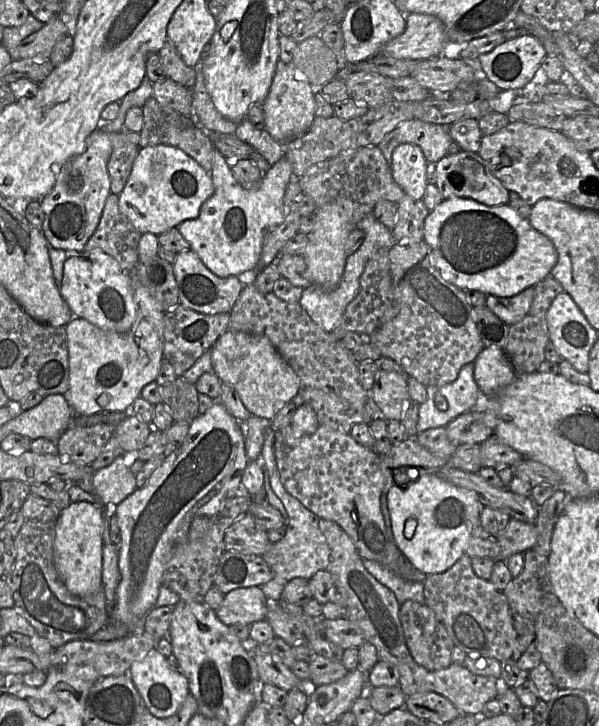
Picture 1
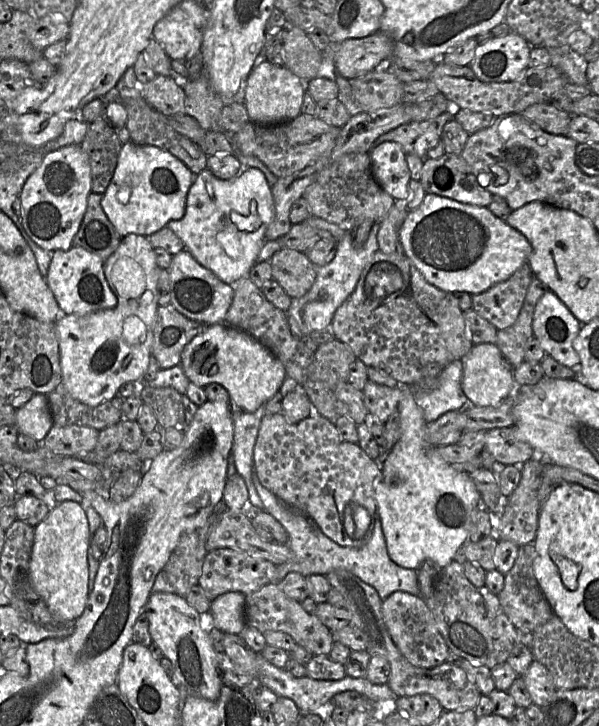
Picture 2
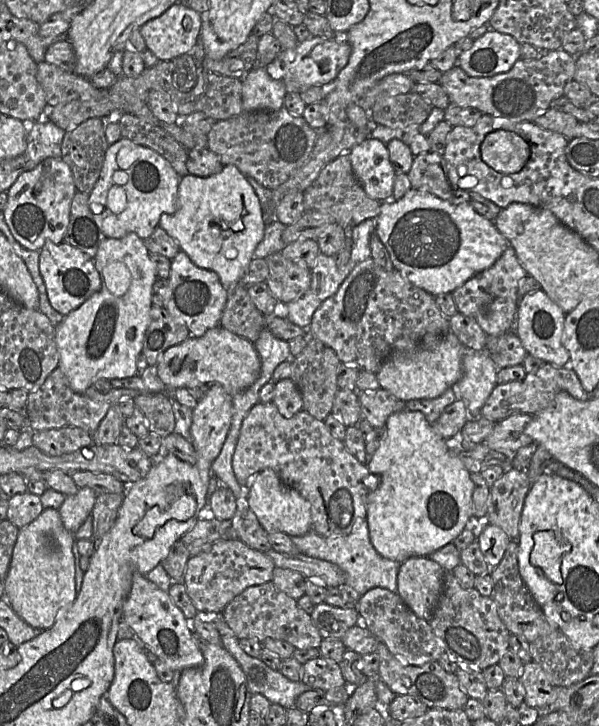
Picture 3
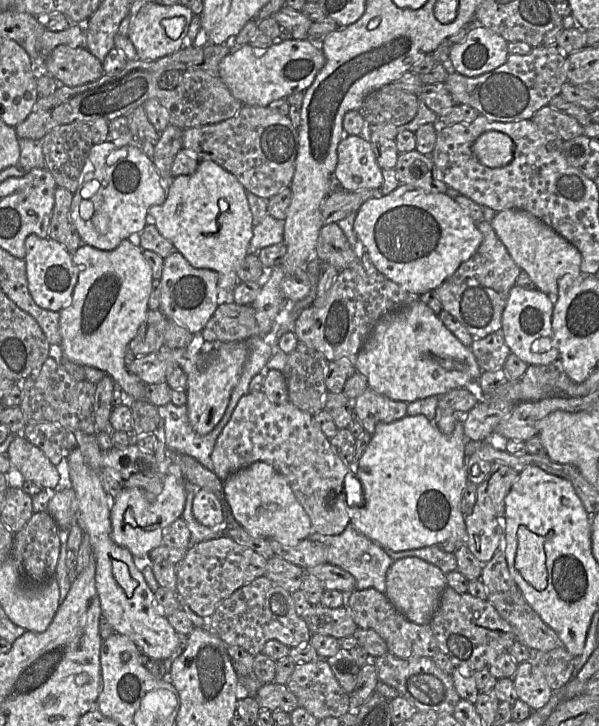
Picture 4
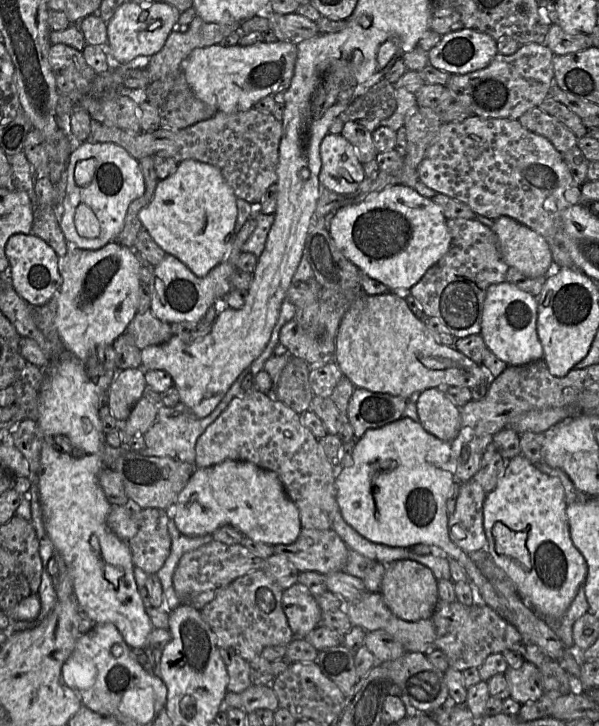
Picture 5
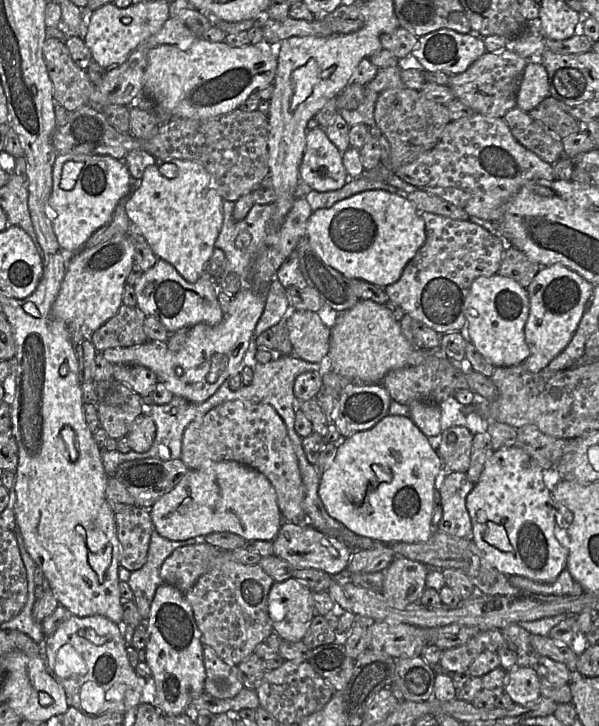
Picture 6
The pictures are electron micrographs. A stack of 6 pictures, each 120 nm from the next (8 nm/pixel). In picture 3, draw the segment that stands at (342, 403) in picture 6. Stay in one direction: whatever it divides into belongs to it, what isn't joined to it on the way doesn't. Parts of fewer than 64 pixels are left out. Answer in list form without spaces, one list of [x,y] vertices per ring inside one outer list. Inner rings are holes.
[[[386,390],[362,391],[359,393],[362,418],[379,429],[385,426],[387,418],[395,412],[405,409],[405,402],[394,397]]]

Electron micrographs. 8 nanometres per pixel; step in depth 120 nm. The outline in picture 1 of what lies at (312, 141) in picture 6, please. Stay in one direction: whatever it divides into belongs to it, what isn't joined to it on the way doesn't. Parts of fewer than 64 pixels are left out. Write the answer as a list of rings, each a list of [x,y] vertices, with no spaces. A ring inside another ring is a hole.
[[[403,143],[398,145],[390,162],[392,176],[407,196],[421,200],[424,196],[427,178],[427,165],[423,151],[415,144]]]

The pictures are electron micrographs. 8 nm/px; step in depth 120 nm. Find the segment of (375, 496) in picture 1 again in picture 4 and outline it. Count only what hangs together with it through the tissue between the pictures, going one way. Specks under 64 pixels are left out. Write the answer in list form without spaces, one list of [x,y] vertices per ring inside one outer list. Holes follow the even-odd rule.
[[[262,392],[244,395],[219,434],[211,453],[211,460],[212,471],[222,481],[255,462],[270,464],[289,483],[295,497],[310,518],[312,533],[338,535],[350,525],[344,481],[350,472],[356,477],[354,469],[333,451],[330,440],[323,434],[313,416],[290,403],[275,404]]]

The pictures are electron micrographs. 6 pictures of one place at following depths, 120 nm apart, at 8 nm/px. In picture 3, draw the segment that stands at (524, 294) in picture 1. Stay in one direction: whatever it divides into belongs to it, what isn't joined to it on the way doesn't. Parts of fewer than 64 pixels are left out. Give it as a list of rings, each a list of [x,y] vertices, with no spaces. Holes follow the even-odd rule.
[[[508,246],[490,268],[475,275],[451,293],[457,312],[473,318],[488,337],[500,336],[508,332],[514,327],[518,287],[526,275],[514,249]]]

